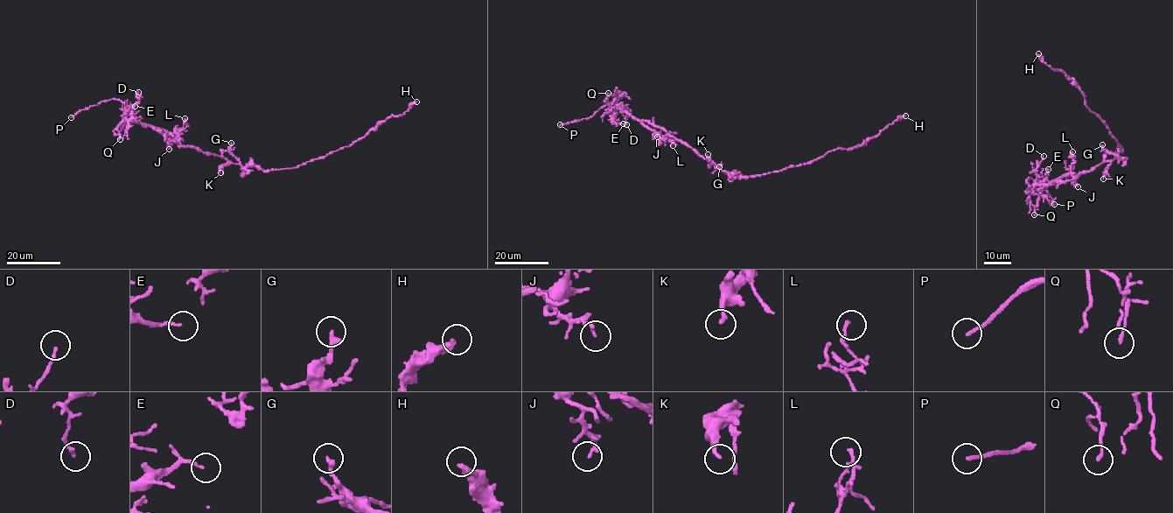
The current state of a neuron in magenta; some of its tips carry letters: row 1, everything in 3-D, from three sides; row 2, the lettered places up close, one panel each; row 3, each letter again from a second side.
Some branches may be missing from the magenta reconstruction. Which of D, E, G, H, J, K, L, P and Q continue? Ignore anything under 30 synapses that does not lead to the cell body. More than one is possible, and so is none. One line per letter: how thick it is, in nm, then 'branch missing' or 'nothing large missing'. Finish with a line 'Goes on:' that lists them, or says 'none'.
D: 150 nm | nothing large missing
E: 120 nm | nothing large missing
G: 260 nm | nothing large missing
H: 280 nm | nothing large missing
J: 150 nm | nothing large missing
K: 170 nm | nothing large missing
L: 140 nm | nothing large missing
P: 150 nm | branch missing
Q: 150 nm | nothing large missing
Goes on: P

